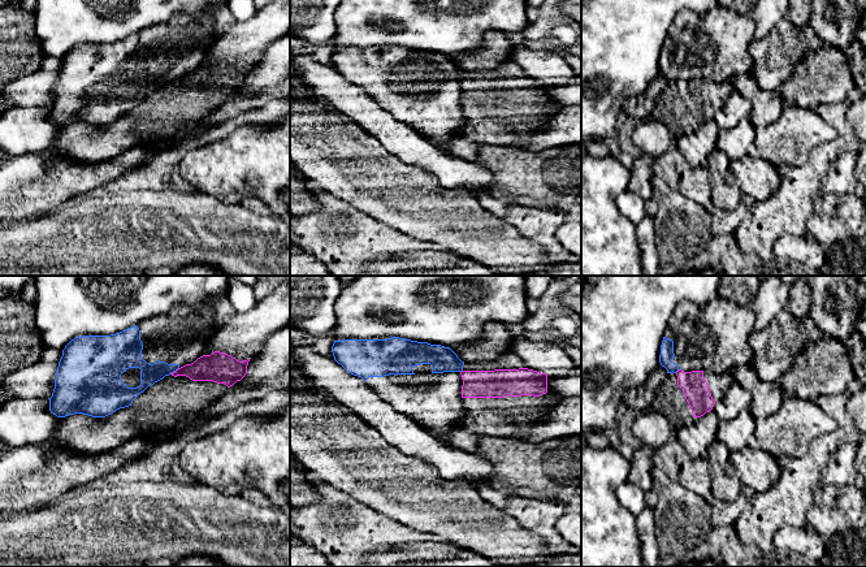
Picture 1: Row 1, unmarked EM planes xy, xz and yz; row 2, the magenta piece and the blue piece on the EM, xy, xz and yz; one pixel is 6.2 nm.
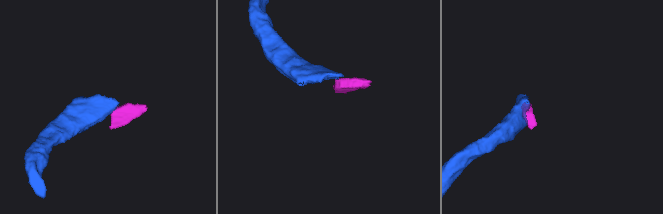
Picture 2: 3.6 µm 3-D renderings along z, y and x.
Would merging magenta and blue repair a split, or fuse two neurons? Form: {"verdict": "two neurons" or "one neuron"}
{"verdict": "two neurons"}

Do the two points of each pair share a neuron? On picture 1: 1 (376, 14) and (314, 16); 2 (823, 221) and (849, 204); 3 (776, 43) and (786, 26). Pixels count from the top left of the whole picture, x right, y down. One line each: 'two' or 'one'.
1: two
2: one
3: one

